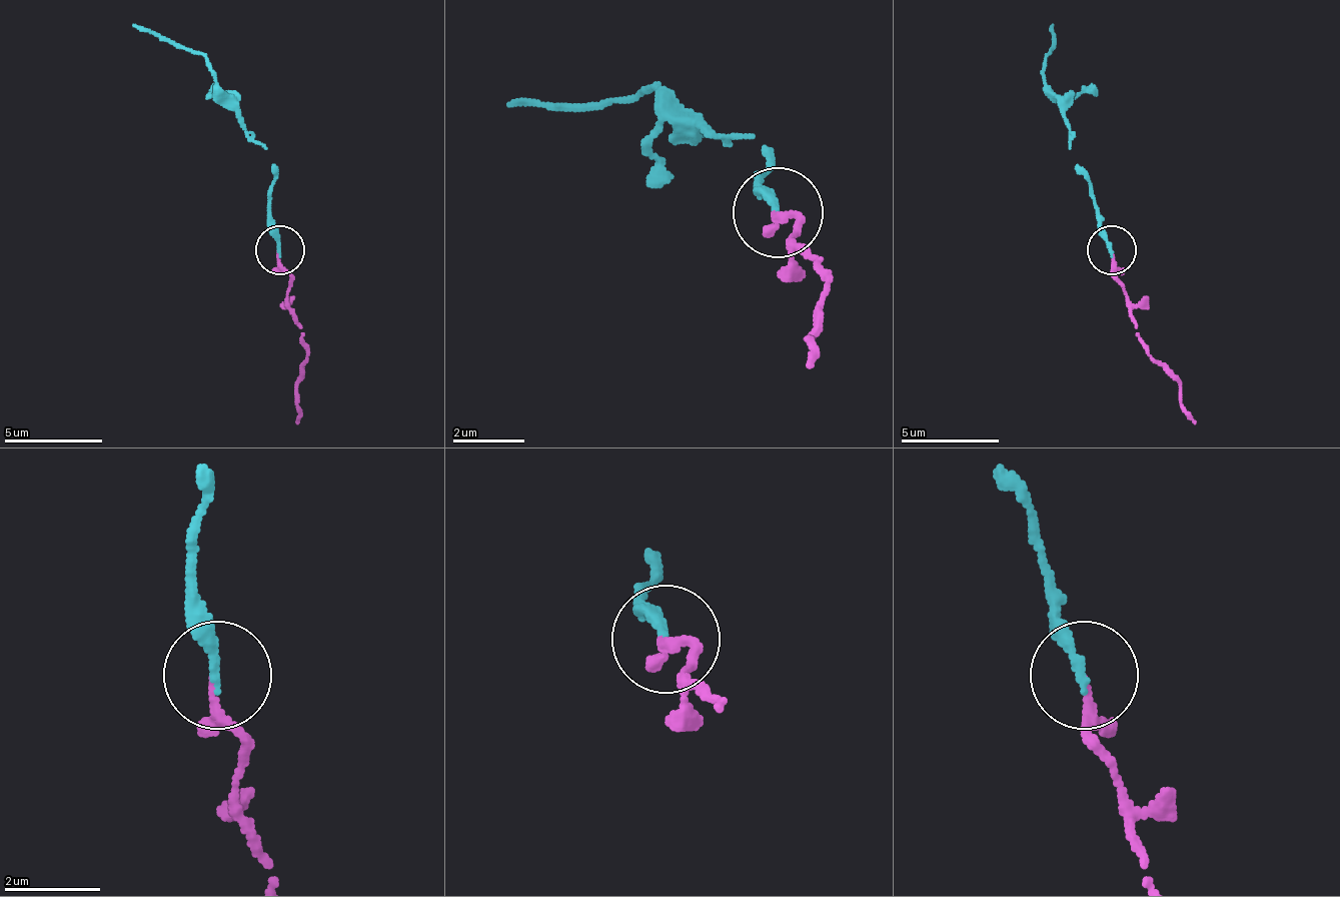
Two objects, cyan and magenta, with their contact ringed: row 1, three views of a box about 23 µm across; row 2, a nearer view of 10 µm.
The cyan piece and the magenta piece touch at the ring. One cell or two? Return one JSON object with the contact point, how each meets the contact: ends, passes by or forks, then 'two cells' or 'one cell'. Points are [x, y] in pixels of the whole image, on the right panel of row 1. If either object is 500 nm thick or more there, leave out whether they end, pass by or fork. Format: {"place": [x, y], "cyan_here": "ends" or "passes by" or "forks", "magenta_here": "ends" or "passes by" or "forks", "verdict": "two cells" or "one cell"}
{"place": [1111, 249], "cyan_here": "ends", "magenta_here": "passes by", "verdict": "one cell"}

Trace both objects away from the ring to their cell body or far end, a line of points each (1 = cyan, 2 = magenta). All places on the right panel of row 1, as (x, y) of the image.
1: (1110, 248), (1100, 209), (1081, 170), (1066, 101), (1046, 76), (1051, 52), (1051, 22)
2: (1110, 253), (1120, 277), (1125, 307), (1144, 351), (1179, 385), (1194, 425)

